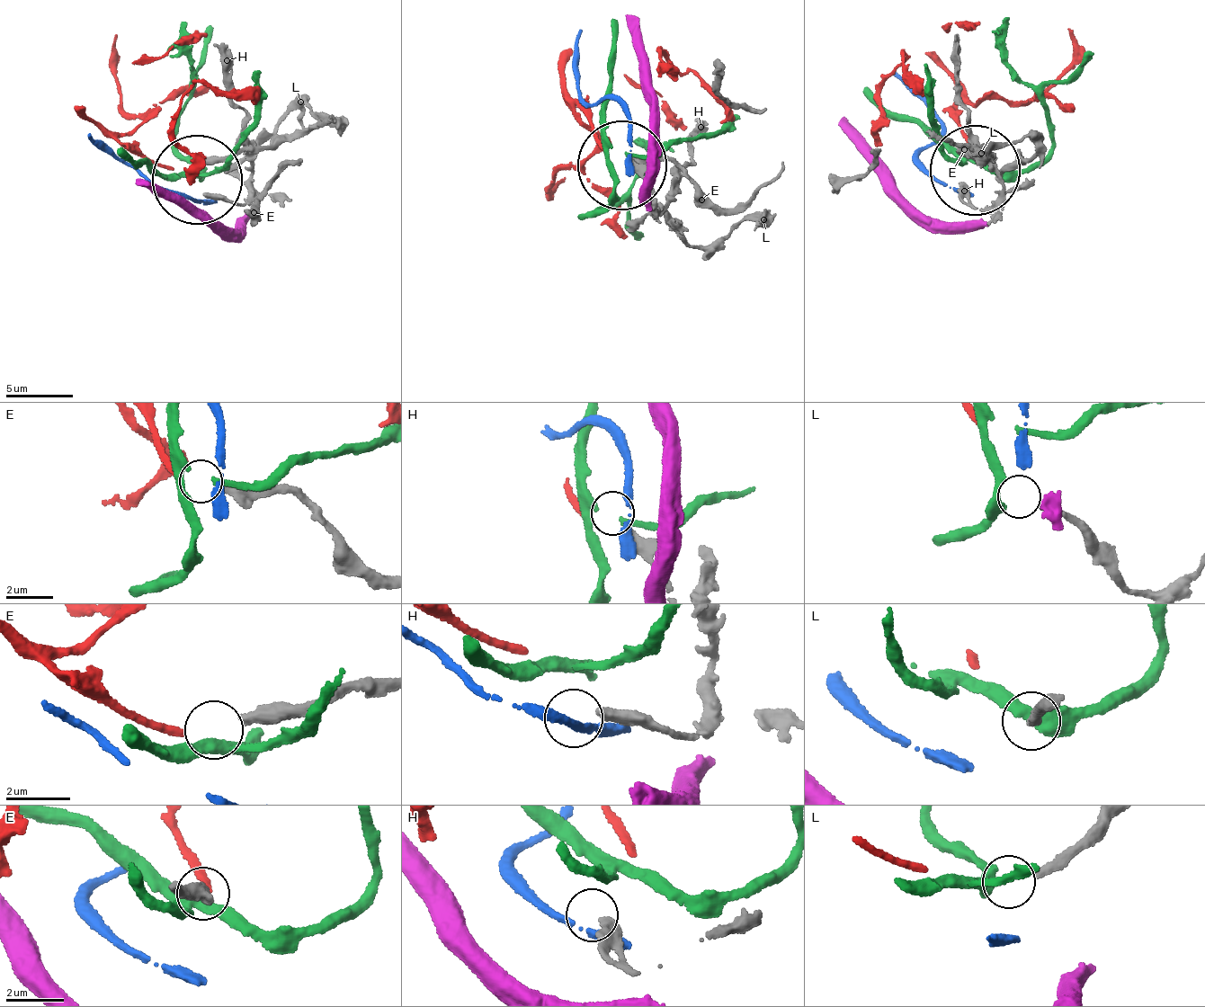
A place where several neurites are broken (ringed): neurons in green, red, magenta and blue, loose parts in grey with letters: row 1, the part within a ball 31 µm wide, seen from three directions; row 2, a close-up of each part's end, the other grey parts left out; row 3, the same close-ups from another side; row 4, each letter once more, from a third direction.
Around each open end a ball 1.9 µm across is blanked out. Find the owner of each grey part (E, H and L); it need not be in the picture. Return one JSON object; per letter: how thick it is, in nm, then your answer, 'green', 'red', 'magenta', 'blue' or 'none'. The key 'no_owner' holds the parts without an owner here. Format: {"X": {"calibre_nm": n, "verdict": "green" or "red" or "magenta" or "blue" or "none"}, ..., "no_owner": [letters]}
{"E": {"calibre_nm": 420, "verdict": "red"}, "H": {"calibre_nm": 440, "verdict": "none"}, "L": {"calibre_nm": 300, "verdict": "green"}, "no_owner": ["H"]}

